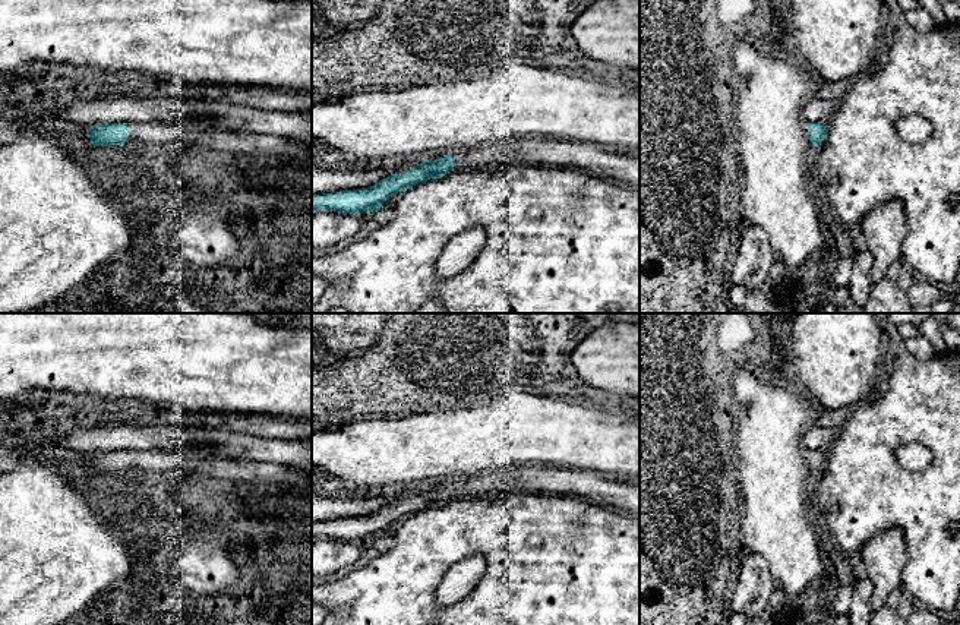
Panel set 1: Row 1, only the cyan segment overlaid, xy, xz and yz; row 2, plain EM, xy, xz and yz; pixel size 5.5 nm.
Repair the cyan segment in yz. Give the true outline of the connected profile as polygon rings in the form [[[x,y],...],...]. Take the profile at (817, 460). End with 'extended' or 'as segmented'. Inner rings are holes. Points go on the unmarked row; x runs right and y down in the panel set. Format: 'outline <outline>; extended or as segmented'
outline [[[809,451],[808,452],[808,467],[812,473],[821,473],[827,464],[827,452],[825,451]]]; as segmented

